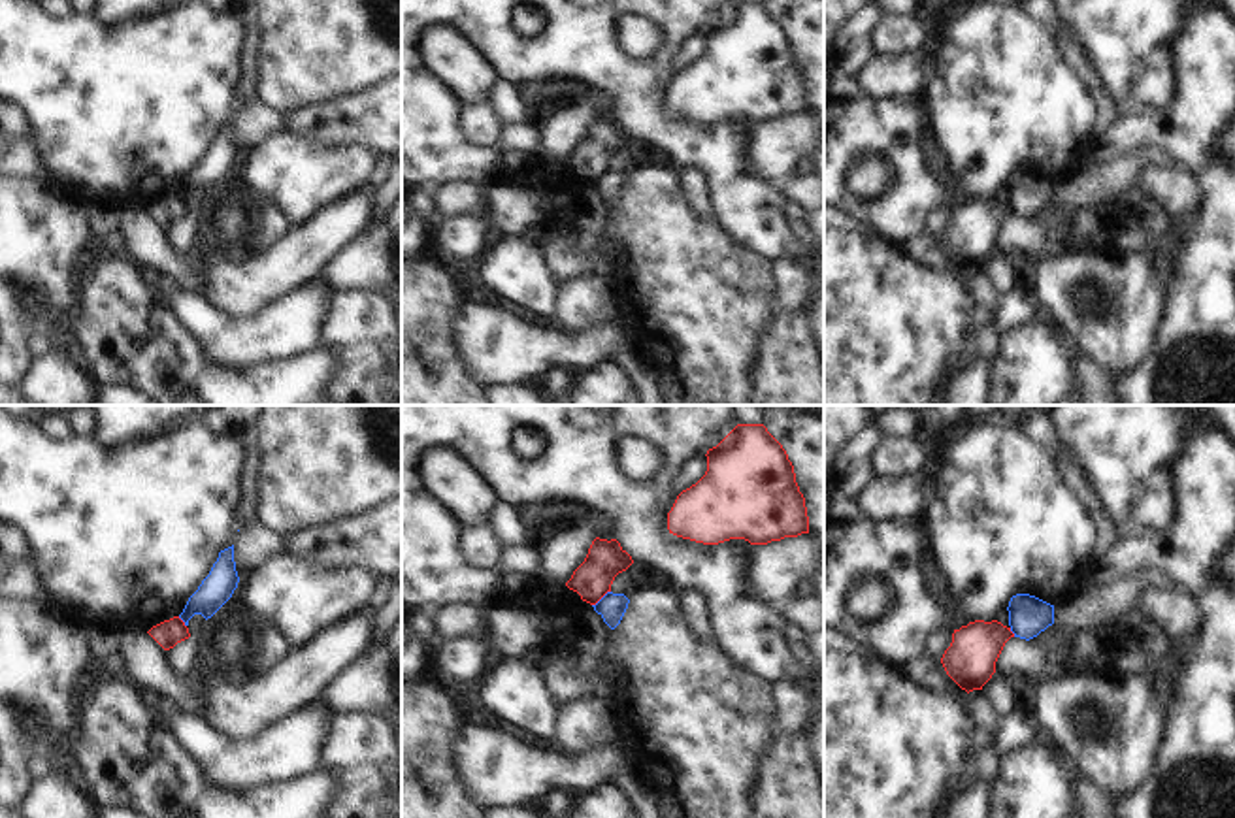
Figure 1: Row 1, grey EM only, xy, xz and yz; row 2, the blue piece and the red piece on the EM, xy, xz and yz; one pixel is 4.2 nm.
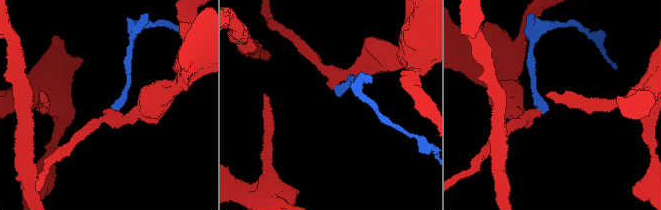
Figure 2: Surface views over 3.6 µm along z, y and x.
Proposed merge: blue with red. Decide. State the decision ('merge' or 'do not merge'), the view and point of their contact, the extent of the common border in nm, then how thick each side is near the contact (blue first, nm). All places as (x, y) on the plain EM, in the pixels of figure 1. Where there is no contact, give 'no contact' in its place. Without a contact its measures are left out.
do not merge; meets blue in xz at (602, 176); contact 100 nm long; 120 nm thick on the blue side, 170 nm on the other

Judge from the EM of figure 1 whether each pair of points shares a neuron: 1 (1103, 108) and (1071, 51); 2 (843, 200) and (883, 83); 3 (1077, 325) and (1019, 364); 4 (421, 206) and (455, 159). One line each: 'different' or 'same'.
1: same
2: different
3: different
4: different

